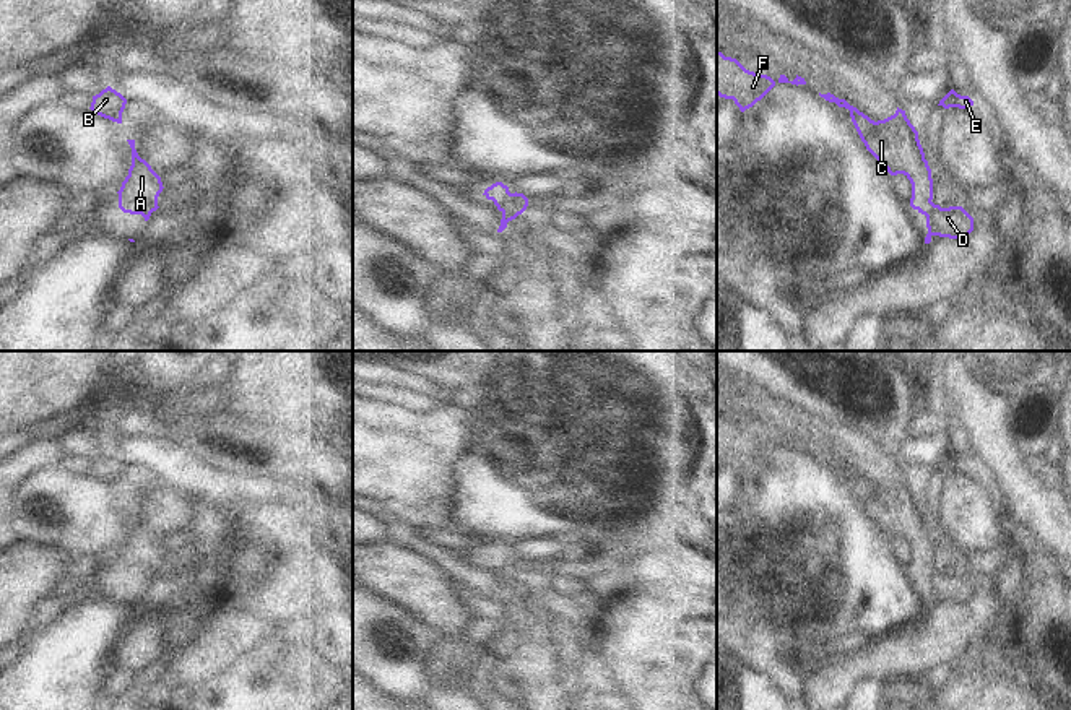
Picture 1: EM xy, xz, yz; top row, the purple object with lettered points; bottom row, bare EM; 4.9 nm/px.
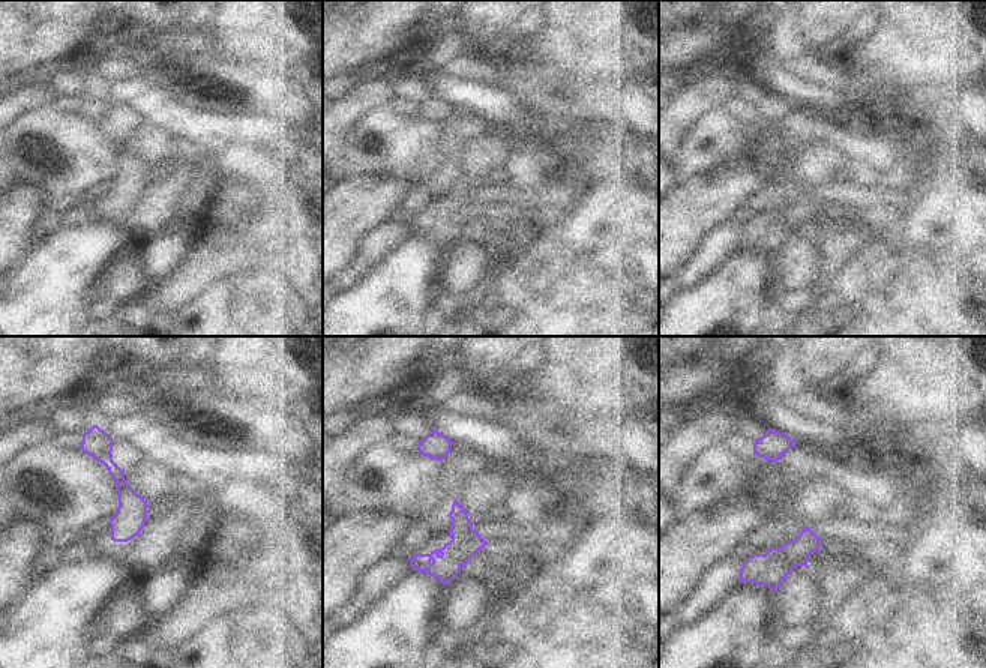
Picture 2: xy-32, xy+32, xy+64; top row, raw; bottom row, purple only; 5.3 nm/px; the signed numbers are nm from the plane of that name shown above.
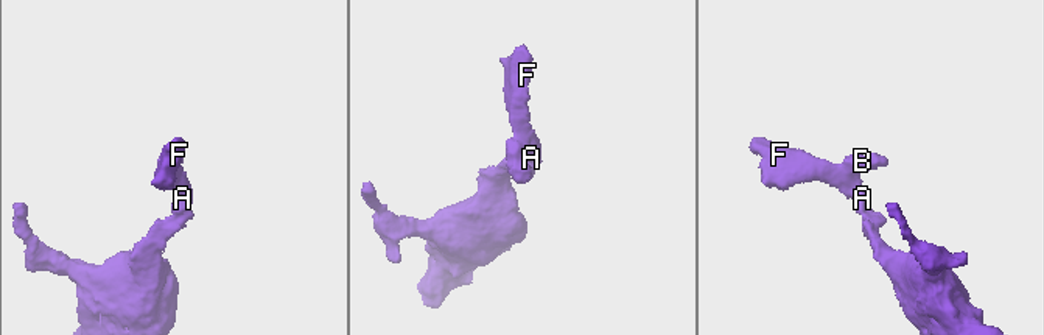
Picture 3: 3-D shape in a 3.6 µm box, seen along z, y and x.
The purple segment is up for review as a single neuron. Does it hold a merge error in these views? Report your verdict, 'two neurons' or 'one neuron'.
one neuron

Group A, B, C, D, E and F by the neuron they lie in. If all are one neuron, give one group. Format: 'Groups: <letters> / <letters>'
Groups: A B C D E F

